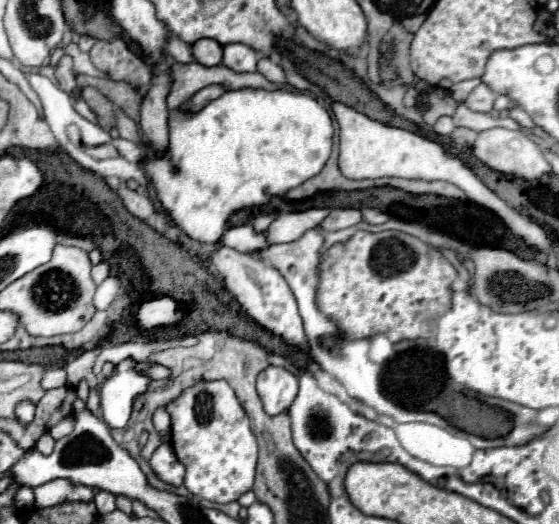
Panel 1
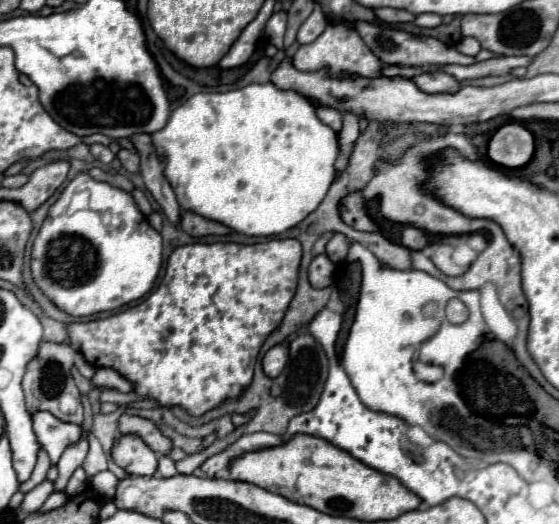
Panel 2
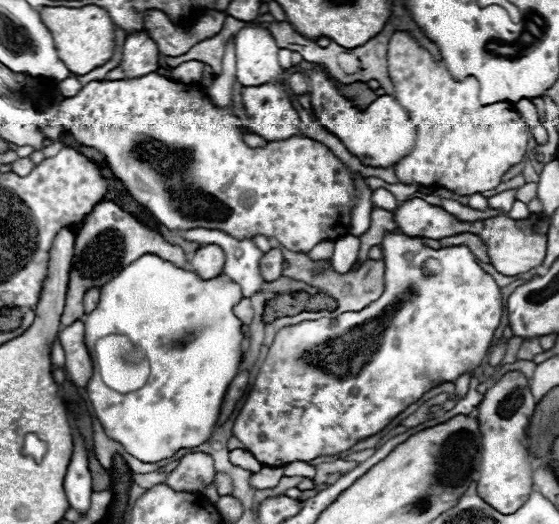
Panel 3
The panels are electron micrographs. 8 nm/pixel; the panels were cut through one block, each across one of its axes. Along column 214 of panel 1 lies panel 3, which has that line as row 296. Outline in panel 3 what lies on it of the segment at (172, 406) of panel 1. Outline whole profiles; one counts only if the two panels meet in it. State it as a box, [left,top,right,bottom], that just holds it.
[234,232,504,466]

